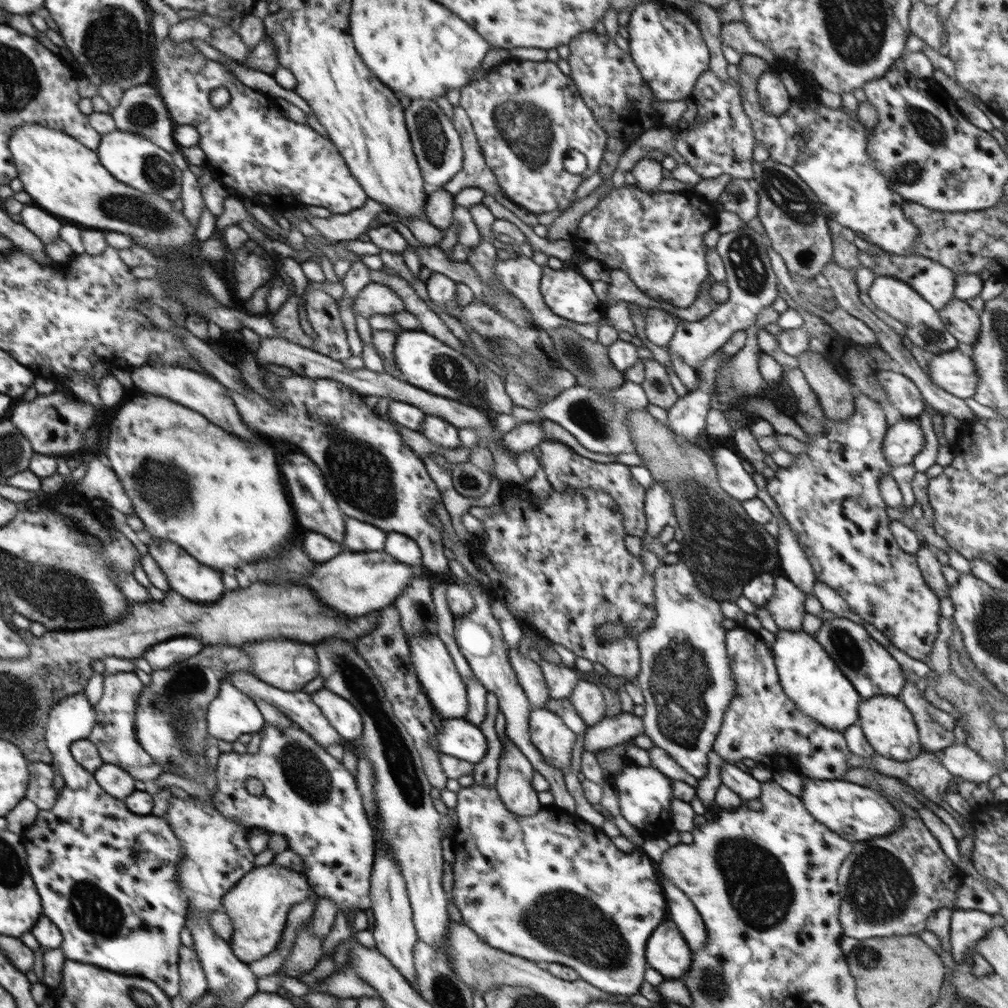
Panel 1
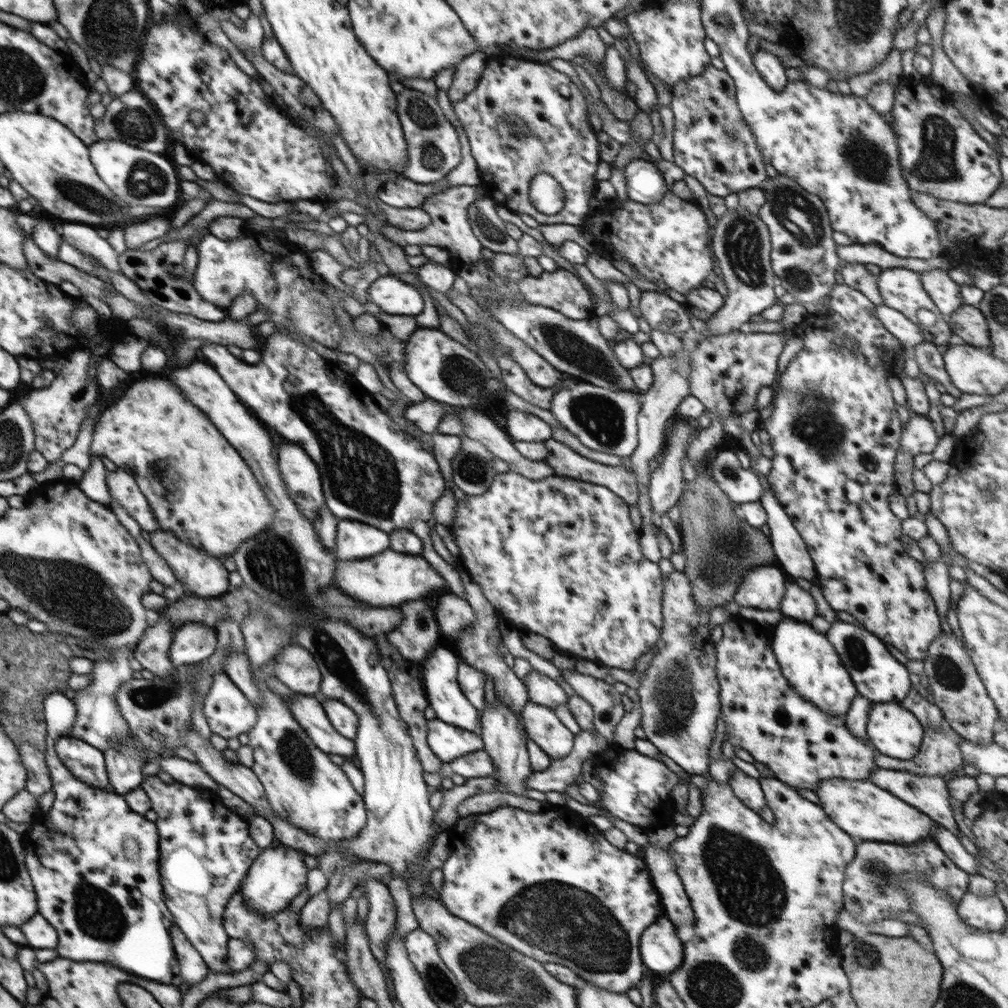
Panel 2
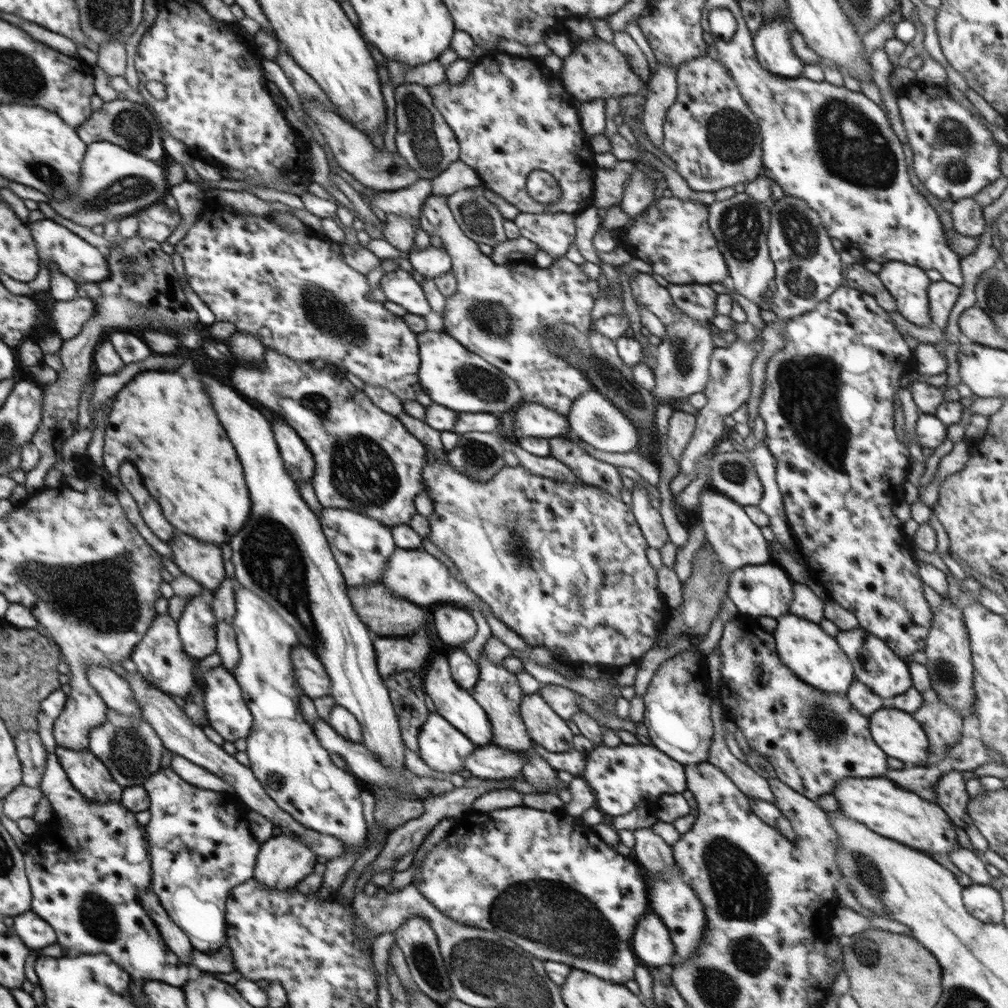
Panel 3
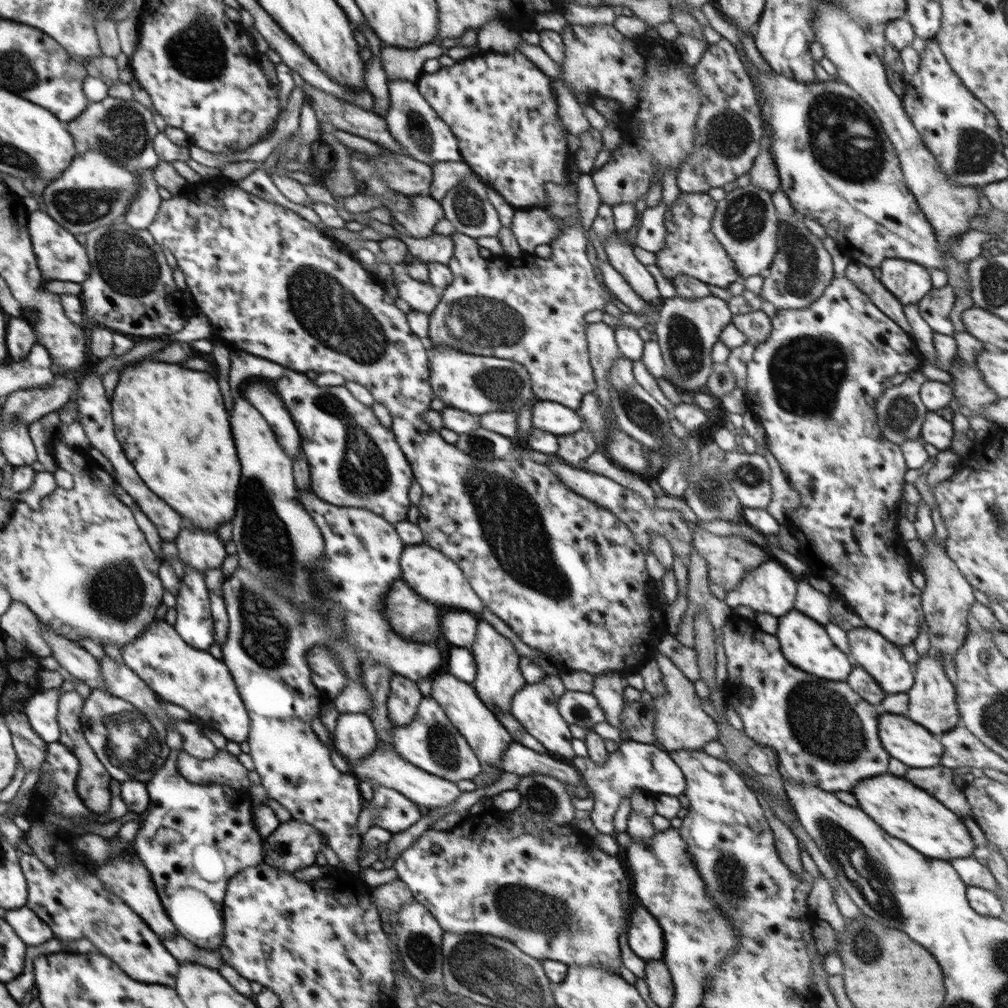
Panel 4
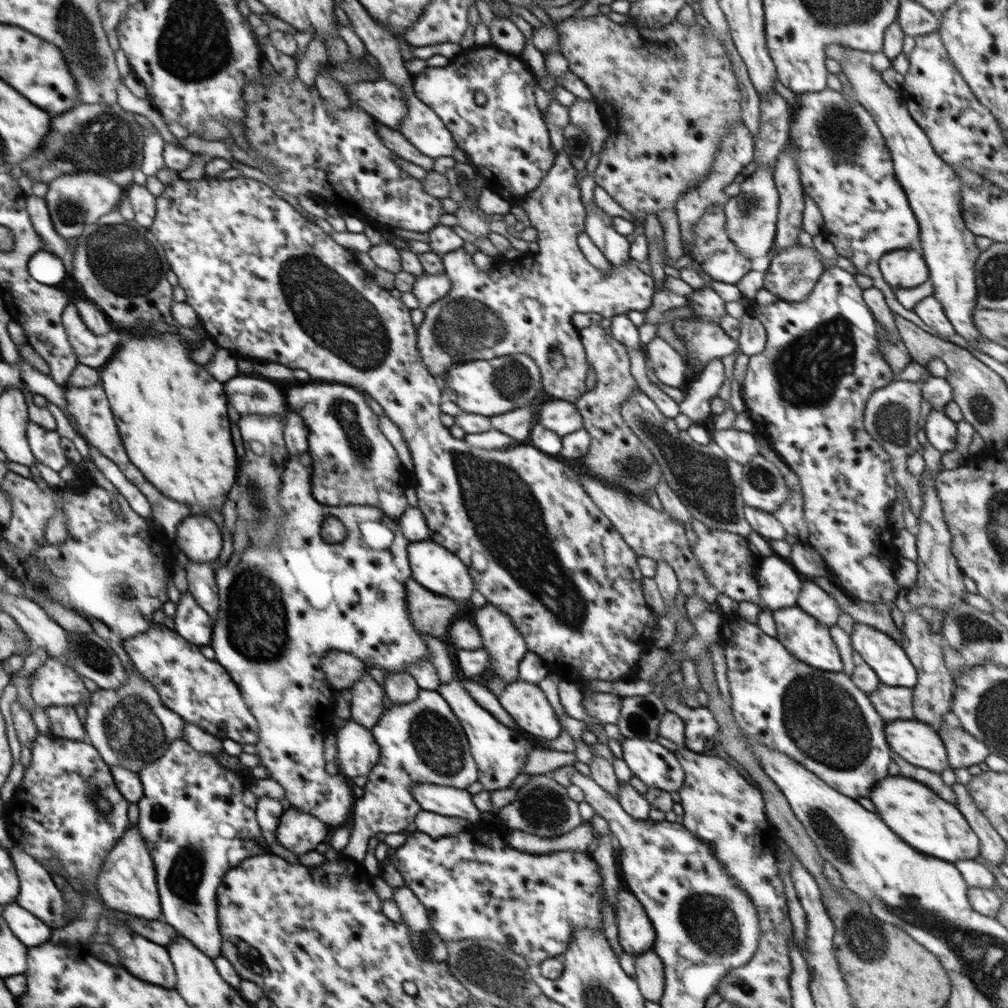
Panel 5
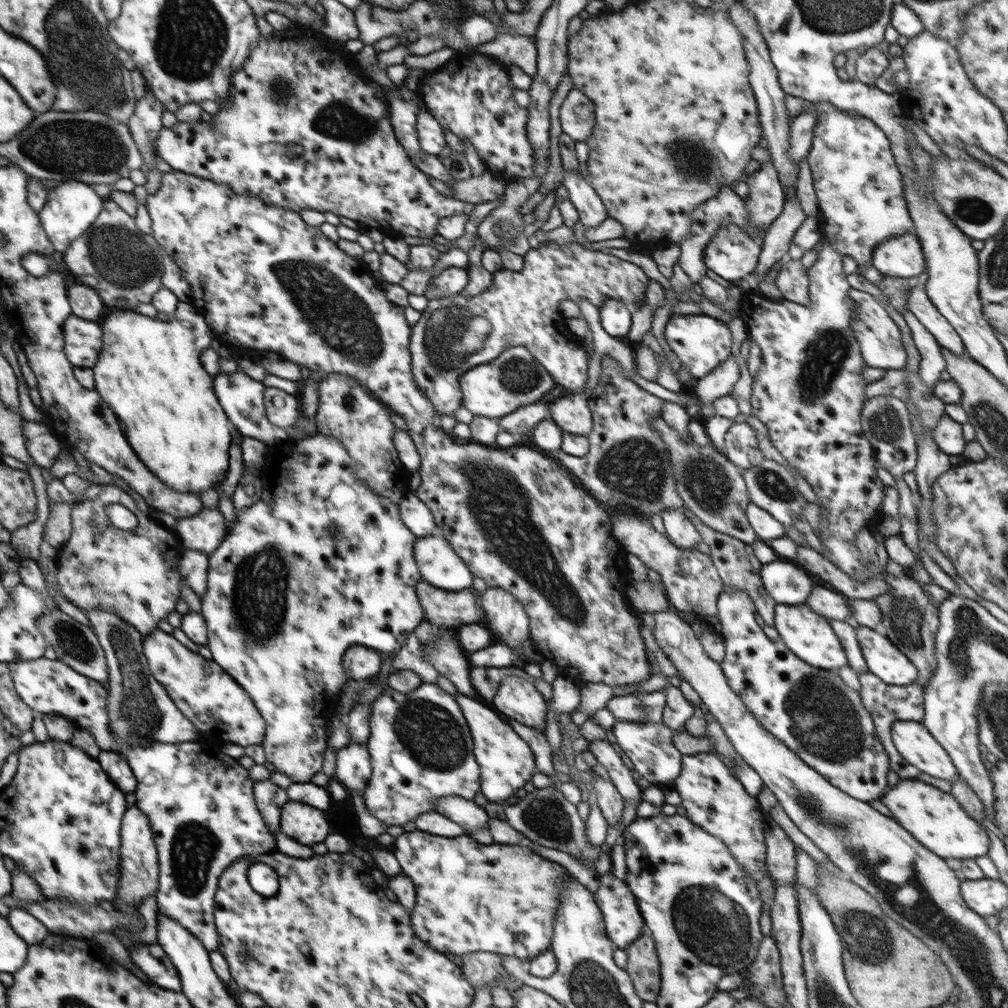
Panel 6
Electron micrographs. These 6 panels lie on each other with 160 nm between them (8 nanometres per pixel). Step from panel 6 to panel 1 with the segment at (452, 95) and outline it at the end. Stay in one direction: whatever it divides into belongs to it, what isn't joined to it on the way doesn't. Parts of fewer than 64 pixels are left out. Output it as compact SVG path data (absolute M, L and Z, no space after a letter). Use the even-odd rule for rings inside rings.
M510 60L499 64L494 69L487 71L486 74L477 81L472 81L470 84L461 88L460 107L462 107L471 120L478 144L482 149L483 157L488 168L492 170L496 176L498 184L502 187L503 194L514 204L518 204L520 208L528 210L530 214L550 213L554 211L566 210L570 208L570 204L575 199L575 194L578 186L586 180L586 177L599 172L602 164L603 154L607 145L606 131L596 122L589 106L583 101L577 86L574 84L572 77L562 73L558 64L552 61L535 62L530 60Z

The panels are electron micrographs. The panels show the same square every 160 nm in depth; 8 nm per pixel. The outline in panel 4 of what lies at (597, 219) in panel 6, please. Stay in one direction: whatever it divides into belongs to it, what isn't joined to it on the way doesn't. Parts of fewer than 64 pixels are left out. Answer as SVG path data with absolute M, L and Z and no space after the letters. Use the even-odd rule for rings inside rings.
M616 234L604 241L604 251L614 270L622 274L638 296L661 309L665 298L660 295L654 278L634 256L633 247L621 242Z

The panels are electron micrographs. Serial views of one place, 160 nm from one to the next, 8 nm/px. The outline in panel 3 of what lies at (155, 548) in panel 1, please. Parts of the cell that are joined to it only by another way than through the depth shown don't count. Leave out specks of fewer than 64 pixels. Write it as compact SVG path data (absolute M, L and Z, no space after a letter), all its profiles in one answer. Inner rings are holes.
M178 529L167 544L172 549L176 566L204 589L215 592L227 578L219 545L202 542Z

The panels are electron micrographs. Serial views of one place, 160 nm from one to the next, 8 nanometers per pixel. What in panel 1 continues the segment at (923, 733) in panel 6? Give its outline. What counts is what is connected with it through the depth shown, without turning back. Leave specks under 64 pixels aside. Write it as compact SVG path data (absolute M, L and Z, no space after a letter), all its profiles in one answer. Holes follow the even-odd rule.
M874 696L862 700L858 708L860 728L876 754L898 762L912 761L923 750L913 715L898 697Z

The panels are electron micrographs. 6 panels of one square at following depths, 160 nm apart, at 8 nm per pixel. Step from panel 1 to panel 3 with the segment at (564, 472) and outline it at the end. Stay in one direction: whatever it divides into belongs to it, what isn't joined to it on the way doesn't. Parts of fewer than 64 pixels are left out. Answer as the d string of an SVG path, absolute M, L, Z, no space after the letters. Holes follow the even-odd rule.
M566 436L549 438L549 445L551 455L569 466L581 482L621 496L624 484L617 467L595 459Z

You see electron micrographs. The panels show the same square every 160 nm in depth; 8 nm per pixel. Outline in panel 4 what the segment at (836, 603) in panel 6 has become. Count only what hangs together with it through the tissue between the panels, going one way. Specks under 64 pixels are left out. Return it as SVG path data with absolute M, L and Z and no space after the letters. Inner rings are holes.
M798 582L794 609L813 618L821 625L830 623L830 605L832 599L809 582Z

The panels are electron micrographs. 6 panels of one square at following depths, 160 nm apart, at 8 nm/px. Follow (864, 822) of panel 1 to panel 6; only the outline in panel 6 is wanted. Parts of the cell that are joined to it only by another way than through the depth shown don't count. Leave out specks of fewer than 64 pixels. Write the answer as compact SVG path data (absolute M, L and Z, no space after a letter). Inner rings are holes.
M902 779L894 788L888 788L882 796L892 818L906 828L918 842L940 858L975 859L988 852L988 834L982 826L970 818L952 793L944 793L938 788L918 779Z

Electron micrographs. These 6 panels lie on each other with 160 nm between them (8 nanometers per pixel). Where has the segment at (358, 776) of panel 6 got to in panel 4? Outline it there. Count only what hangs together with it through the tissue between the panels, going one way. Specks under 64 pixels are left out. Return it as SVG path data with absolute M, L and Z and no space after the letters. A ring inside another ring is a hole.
M346 712L338 716L331 747L354 766L378 748L377 738L368 715Z

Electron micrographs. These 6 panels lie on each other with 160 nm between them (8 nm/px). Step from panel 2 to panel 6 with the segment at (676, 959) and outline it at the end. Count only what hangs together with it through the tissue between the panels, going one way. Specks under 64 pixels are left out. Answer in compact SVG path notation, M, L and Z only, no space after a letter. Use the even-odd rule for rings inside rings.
M611 871L600 875L598 879L600 886L594 894L594 898L601 910L608 938L616 947L625 950L637 938L640 938L645 925L636 897L625 881L615 877Z

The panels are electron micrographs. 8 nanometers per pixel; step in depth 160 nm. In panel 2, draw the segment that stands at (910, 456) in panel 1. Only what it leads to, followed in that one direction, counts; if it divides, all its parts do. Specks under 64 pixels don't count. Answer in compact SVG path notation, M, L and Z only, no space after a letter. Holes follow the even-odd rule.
M914 414L902 427L902 435L899 438L899 450L905 450L913 457L917 454L934 452L940 436L927 415Z

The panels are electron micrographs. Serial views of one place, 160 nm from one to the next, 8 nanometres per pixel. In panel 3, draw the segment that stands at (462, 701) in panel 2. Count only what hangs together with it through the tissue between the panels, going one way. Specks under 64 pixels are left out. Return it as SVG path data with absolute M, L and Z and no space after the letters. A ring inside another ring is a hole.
M434 655L428 664L428 672L423 681L425 694L432 699L437 714L440 714L452 726L461 730L477 748L492 745L492 727L486 712L476 703L470 691L462 689L454 680L450 672L447 655Z

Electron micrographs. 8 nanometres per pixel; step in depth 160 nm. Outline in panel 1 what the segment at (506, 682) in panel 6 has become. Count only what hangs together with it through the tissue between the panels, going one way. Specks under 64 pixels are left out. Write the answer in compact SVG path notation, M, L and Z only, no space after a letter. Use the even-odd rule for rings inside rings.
M543 707L532 708L529 727L532 745L542 754L545 762L566 773L570 768L577 735L562 718Z

